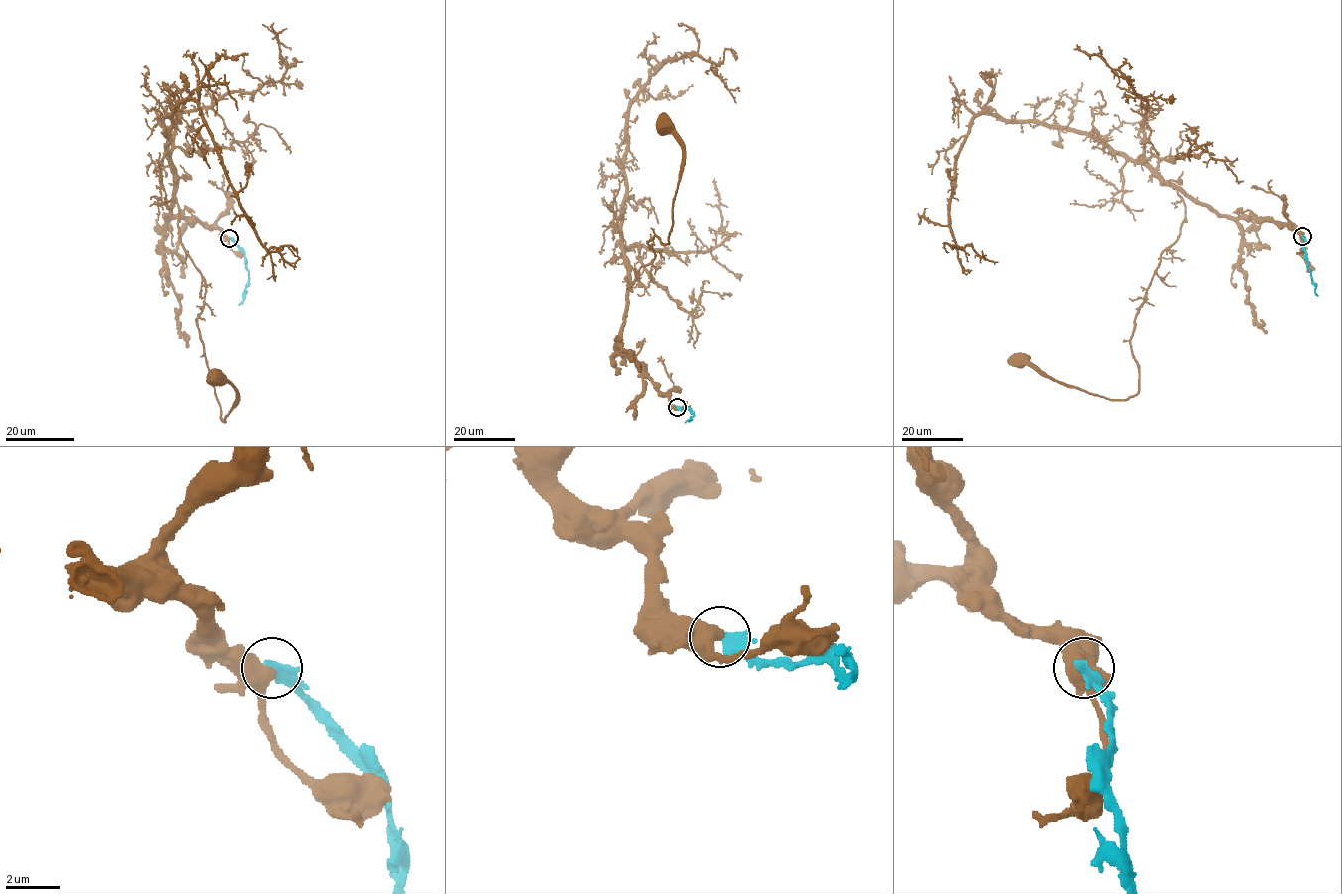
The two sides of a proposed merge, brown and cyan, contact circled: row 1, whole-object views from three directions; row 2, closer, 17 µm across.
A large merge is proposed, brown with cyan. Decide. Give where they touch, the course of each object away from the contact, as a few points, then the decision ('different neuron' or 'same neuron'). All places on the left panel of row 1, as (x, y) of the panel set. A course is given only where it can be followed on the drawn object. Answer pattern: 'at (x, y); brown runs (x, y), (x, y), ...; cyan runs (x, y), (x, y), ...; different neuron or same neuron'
at (229, 238); brown runs (230, 238), (167, 217), (176, 186), (179, 240), (205, 283), (197, 324), (224, 422), (236, 390), (218, 377); cyan runs (230, 238), (243, 253), (249, 271), (243, 300), (238, 305); different neuron

